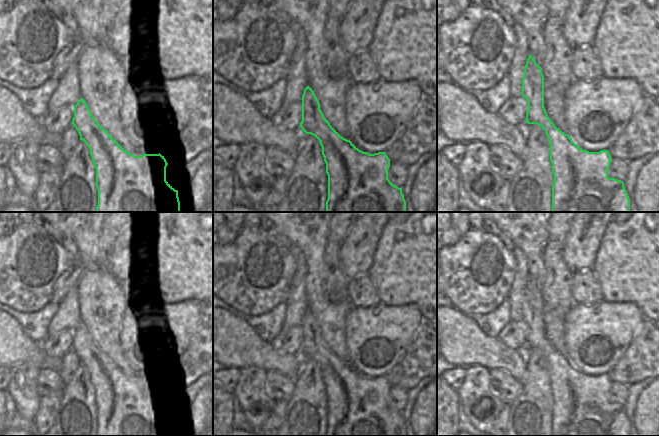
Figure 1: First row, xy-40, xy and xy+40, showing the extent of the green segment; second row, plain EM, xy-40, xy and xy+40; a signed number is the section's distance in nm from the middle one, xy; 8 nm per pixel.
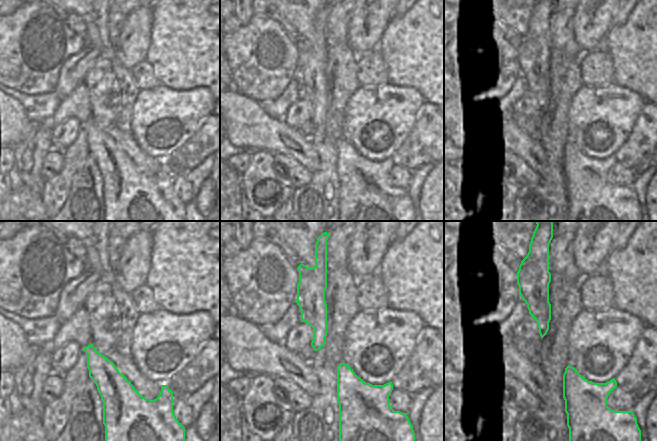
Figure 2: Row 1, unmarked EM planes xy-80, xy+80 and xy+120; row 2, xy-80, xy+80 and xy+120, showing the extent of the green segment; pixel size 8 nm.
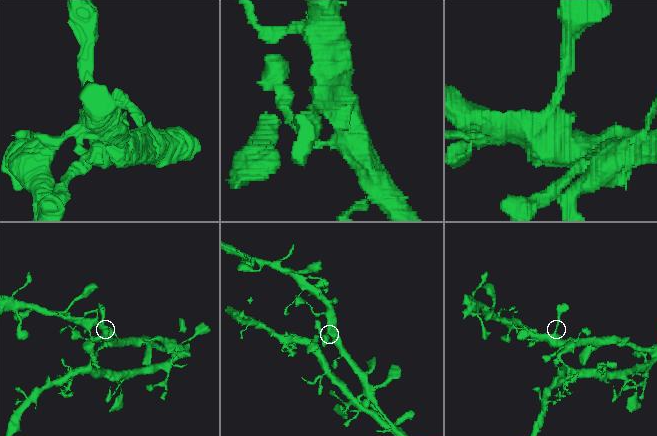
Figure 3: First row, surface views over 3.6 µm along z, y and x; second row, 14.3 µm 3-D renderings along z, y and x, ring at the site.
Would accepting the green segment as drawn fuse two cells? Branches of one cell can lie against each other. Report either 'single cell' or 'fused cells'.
single cell

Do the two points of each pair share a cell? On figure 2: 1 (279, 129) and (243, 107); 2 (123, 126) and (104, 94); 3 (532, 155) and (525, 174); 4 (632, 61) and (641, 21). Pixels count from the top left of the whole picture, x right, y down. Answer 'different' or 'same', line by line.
1: same
2: same
3: different
4: same

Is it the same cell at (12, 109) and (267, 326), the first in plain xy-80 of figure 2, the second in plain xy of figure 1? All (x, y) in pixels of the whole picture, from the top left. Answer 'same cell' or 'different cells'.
different cells

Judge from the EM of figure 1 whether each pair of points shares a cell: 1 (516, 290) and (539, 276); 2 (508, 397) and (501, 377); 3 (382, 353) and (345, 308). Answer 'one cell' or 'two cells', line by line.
1: two cells
2: one cell
3: two cells

